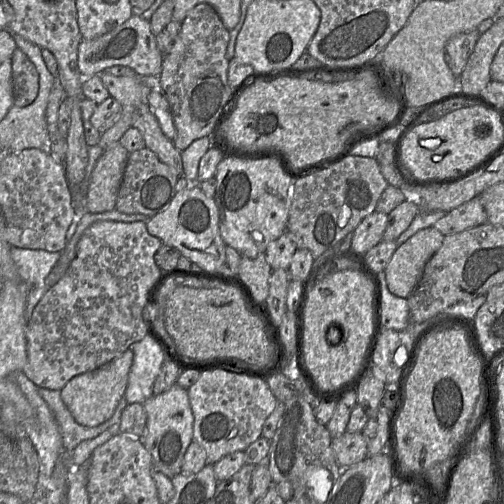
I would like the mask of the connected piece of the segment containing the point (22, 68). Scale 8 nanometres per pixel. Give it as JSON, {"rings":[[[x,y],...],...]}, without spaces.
{"rings":[[[20,49],[11,56],[14,106],[25,107],[34,102],[39,92],[39,73]]]}

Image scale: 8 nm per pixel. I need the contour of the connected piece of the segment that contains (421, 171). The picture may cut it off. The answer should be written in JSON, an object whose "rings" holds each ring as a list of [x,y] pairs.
{"rings":[[[471,103],[439,119],[416,124],[401,142],[402,165],[416,181],[445,180],[481,164],[497,151],[502,138],[503,128],[498,114]]]}

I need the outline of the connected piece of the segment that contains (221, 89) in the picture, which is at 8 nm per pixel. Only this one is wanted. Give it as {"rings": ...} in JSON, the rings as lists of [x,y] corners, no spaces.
{"rings":[[[199,3],[188,11],[172,49],[163,57],[159,82],[173,116],[173,143],[180,152],[193,141],[210,135],[229,101],[231,87],[226,56],[229,39],[229,31],[215,9],[210,4]]]}

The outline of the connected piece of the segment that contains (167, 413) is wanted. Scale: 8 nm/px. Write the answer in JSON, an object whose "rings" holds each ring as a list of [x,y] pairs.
{"rings":[[[176,383],[165,392],[153,395],[143,405],[147,423],[140,439],[152,457],[154,469],[172,479],[182,472],[185,453],[193,441],[194,416],[188,391]]]}

